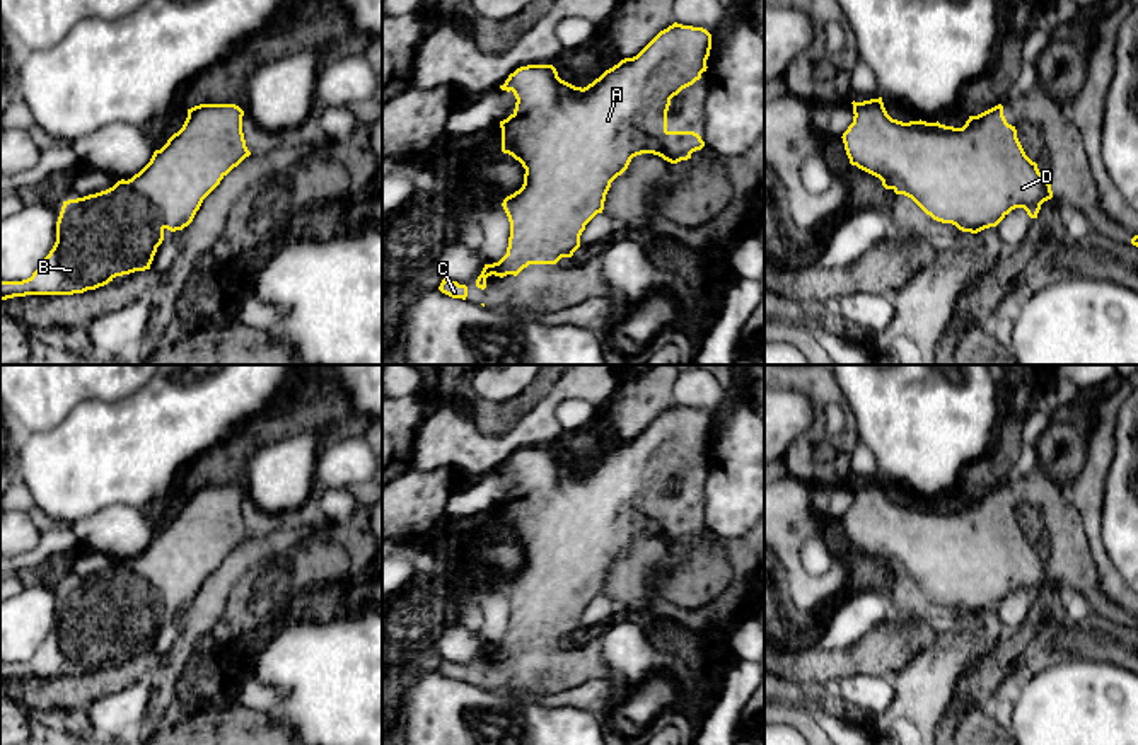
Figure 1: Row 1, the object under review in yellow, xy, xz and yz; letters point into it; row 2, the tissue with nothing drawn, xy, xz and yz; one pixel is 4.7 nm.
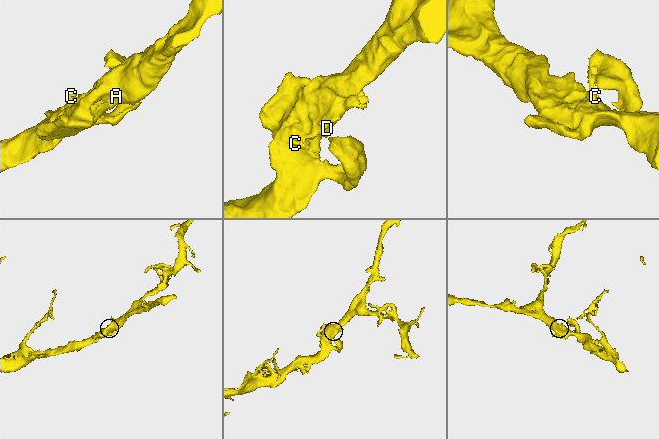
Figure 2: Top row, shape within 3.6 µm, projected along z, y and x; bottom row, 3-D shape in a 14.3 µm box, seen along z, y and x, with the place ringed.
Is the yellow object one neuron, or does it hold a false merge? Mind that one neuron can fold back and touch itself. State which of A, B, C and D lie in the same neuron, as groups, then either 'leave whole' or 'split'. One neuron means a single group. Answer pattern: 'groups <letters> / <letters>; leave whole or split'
groups A B C D; leave whole

